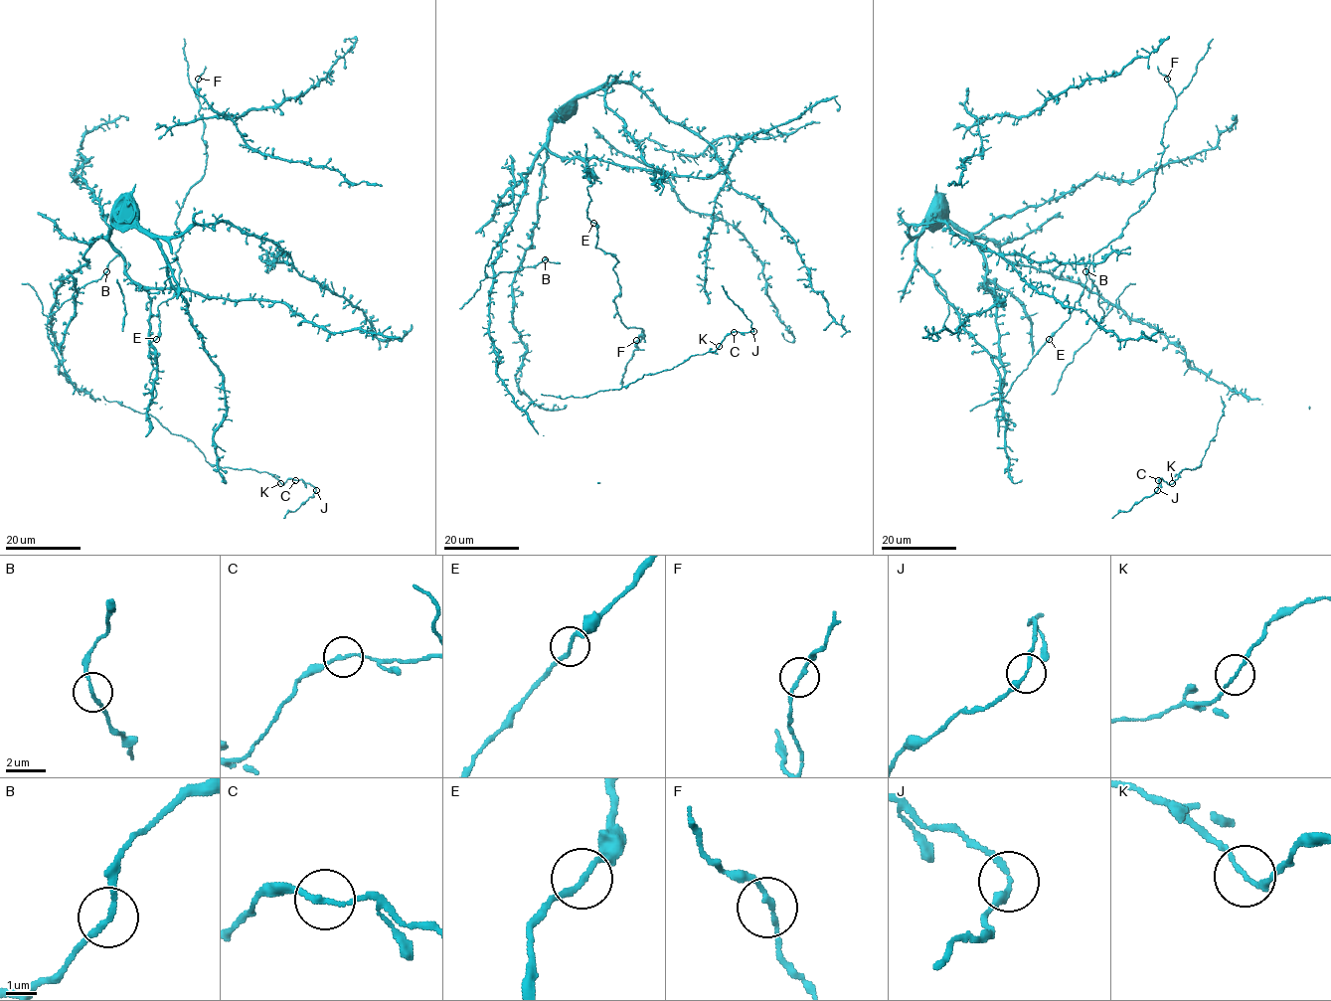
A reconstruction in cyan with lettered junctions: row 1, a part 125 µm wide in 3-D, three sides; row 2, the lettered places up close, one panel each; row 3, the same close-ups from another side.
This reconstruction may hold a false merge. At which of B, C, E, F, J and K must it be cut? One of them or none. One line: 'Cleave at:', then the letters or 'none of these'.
Cleave at: none of these

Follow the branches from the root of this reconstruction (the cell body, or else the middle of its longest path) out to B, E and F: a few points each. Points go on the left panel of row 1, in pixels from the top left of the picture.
B: (91, 243), (83, 255), (86, 262), (58, 287), (58, 310), (76, 291), (97, 281), (106, 271)
E: (91, 243), (103, 238), (122, 258), (123, 270), (148, 293), (154, 398), (149, 345), (156, 339)
F: (91, 243), (103, 238), (148, 293), (154, 398), (149, 345), (179, 281), (176, 219), (207, 158), (198, 79)

